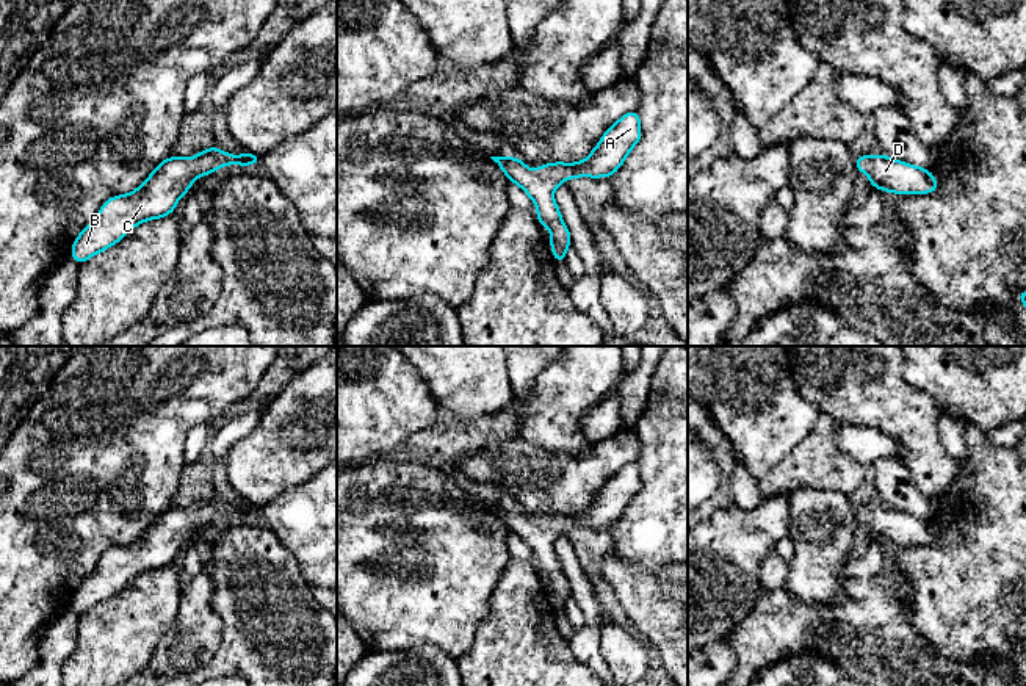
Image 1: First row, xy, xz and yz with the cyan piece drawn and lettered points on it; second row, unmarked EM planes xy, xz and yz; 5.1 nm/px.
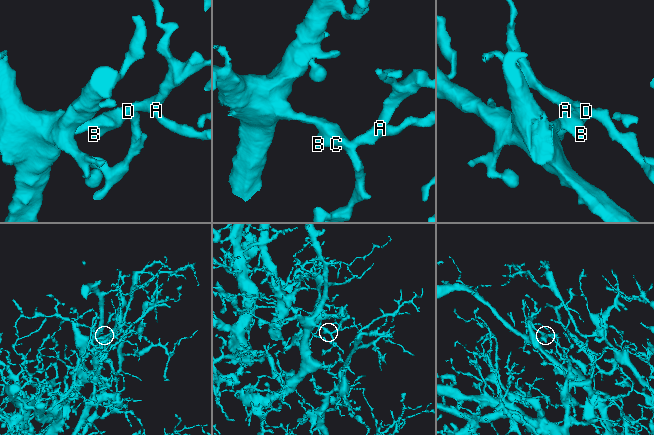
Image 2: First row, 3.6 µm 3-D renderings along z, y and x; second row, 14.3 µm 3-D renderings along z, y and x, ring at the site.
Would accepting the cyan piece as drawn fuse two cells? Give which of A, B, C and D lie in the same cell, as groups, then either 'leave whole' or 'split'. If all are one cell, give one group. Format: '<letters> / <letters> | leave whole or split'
A B C D | leave whole

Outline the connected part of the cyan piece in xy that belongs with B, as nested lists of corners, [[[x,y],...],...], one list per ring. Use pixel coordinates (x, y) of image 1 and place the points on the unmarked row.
[[[216,496],[193,509],[166,509],[139,539],[124,547],[113,547],[100,558],[97,569],[74,592],[70,608],[83,614],[116,595],[138,575],[171,565],[179,550],[201,526],[213,525],[226,515],[246,518],[251,514],[262,515],[262,509],[246,501],[237,509]]]

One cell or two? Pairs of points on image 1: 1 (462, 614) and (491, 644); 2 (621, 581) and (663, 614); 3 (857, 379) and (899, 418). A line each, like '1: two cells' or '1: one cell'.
1: two cells
2: one cell
3: one cell

